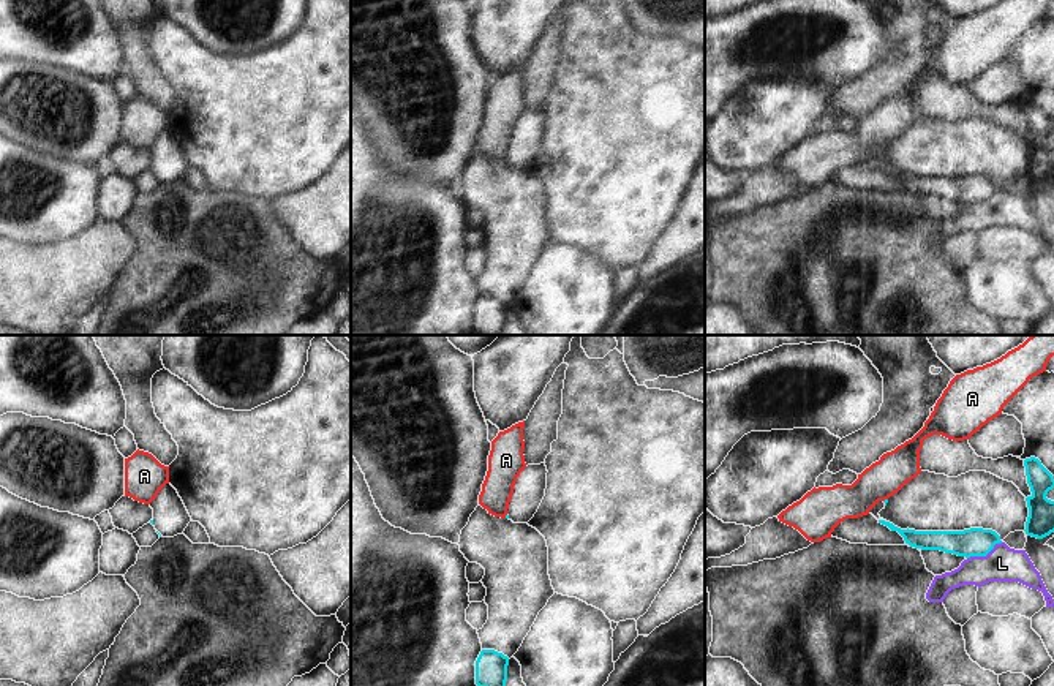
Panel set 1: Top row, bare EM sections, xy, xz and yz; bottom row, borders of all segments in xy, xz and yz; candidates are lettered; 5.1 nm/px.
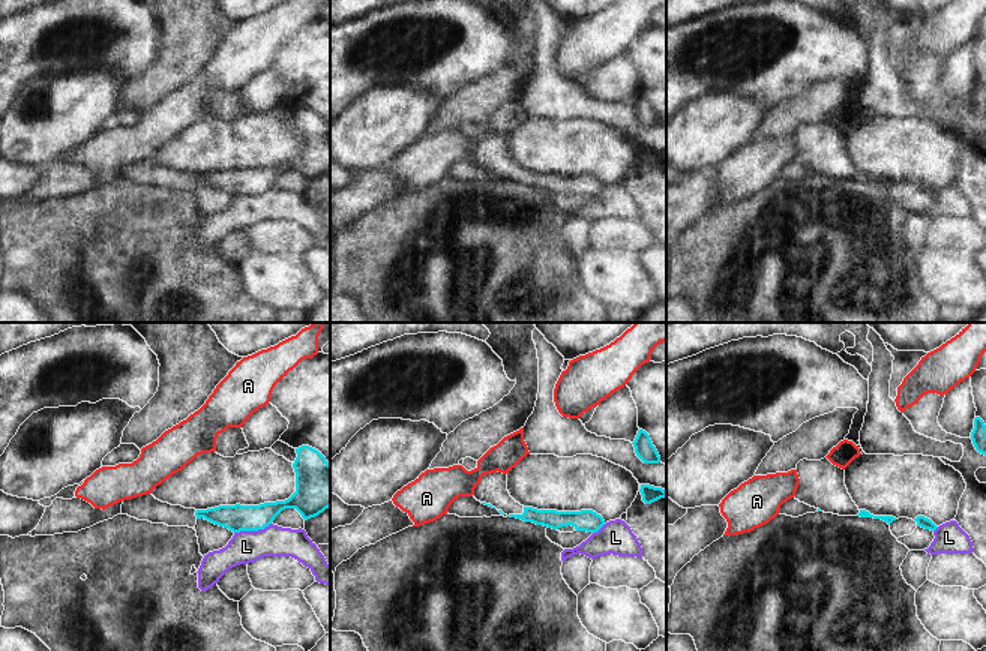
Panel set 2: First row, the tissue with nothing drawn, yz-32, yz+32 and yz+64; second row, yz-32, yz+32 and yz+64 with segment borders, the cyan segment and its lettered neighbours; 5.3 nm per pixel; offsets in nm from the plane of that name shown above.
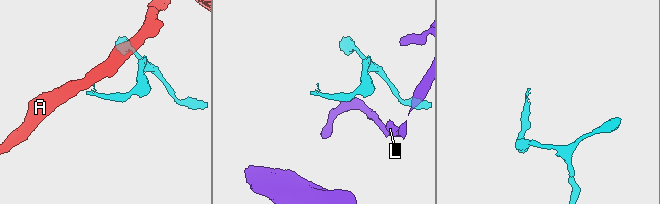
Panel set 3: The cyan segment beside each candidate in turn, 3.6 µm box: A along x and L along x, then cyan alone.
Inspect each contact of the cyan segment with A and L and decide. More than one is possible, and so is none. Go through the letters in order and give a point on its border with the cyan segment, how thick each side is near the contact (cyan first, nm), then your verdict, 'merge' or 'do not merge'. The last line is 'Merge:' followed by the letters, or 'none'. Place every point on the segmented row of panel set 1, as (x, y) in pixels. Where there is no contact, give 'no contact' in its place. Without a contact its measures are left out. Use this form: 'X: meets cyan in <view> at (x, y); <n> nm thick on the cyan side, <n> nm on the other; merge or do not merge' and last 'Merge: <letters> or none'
A: meets cyan in yz at (885, 500); 20 nm thick on the cyan side, 190 nm on the other; do not merge
L: meets cyan in yz at (983, 555); 140 nm thick on the cyan side, 180 nm on the other; do not merge
Merge: none

